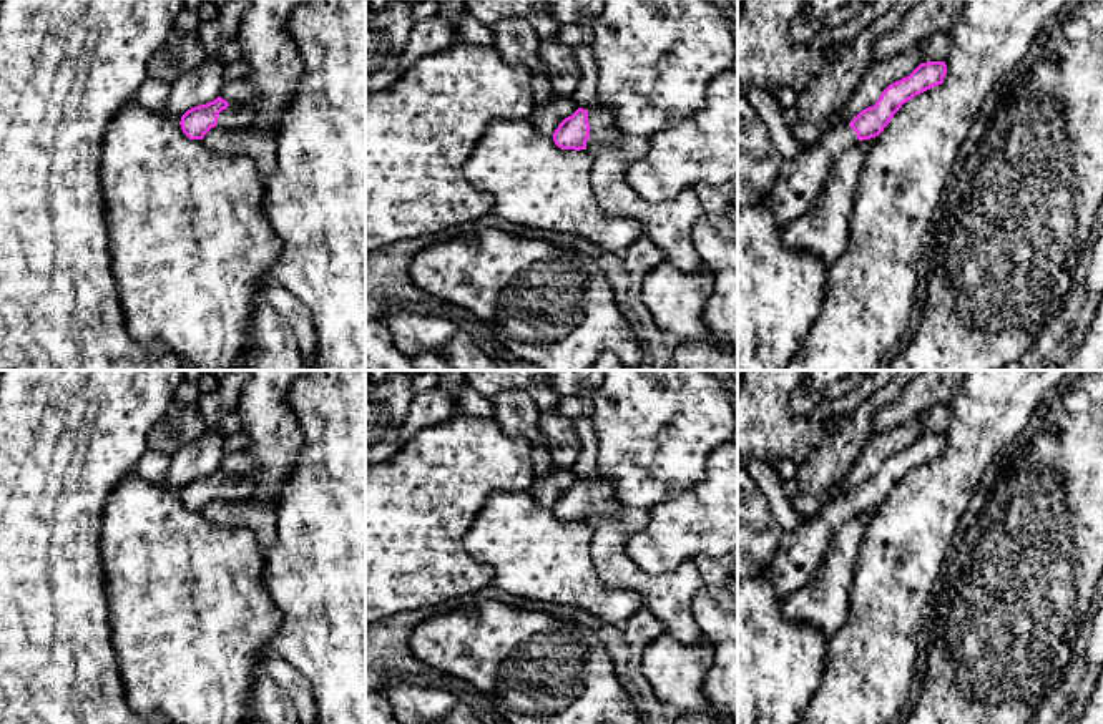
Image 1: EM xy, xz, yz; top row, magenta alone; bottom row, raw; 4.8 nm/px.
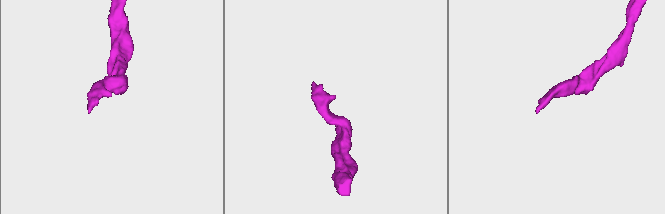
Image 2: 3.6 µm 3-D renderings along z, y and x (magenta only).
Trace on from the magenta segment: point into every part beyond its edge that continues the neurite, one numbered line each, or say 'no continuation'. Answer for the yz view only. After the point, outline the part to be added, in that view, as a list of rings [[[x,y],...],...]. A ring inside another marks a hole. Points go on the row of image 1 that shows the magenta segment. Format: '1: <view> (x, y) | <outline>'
1: yz (799, 180) | [[[849,123],[831,126],[817,143],[792,158],[784,159],[772,188],[767,193],[781,229],[802,216],[826,179],[834,163],[859,143]]]

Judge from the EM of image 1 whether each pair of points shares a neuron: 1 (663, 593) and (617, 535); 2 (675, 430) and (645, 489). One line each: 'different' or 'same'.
1: same
2: same

